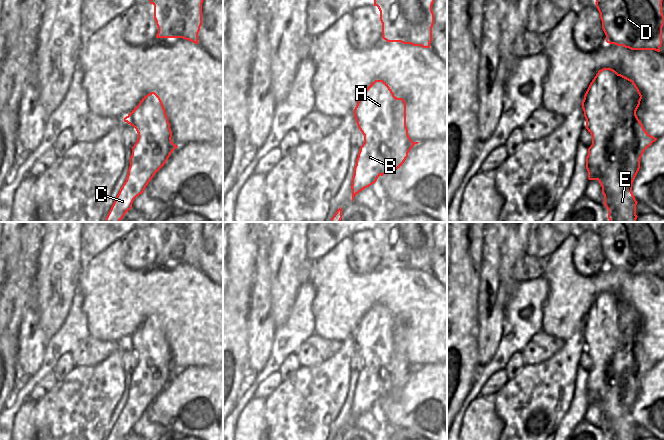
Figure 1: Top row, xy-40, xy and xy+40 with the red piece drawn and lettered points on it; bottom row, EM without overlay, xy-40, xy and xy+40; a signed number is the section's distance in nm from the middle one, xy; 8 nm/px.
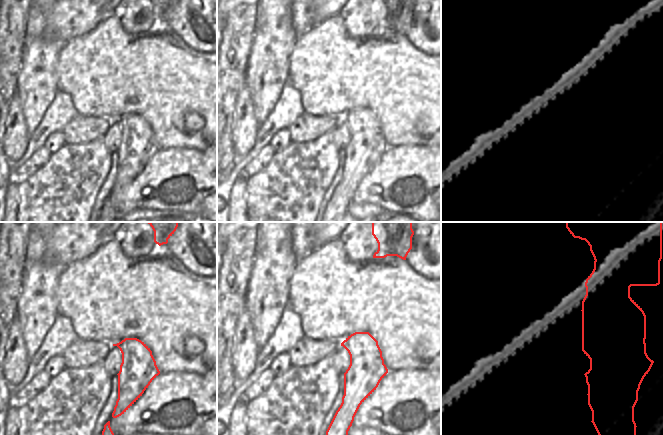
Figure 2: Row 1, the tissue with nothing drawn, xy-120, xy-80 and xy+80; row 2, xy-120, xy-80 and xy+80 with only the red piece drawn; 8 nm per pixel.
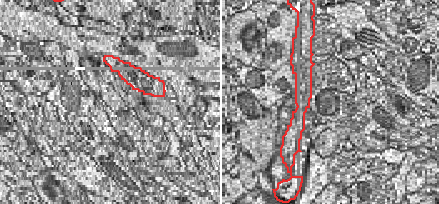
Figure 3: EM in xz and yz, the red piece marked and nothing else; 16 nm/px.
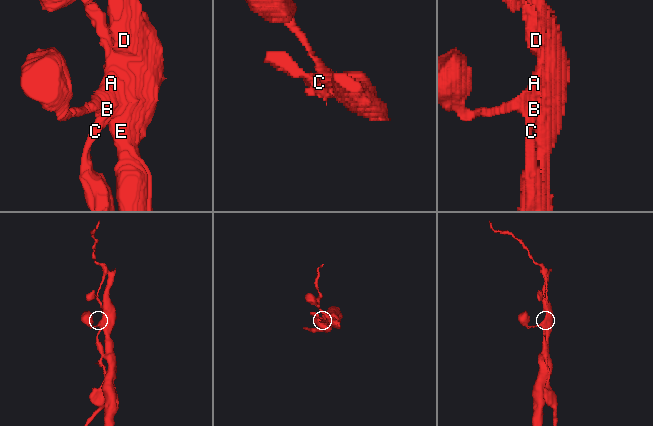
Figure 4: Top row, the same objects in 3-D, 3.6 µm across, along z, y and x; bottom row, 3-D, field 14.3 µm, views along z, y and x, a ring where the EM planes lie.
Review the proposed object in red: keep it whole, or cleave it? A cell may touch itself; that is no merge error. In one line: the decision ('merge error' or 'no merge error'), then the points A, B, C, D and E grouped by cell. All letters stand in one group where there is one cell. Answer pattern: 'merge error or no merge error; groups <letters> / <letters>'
merge error; groups A B C / D E

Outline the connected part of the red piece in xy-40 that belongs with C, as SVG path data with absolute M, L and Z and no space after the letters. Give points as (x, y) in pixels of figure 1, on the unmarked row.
M151 316L124 342L124 346L136 353L138 363L132 371L126 405L107 440L124 440L132 432L134 423L144 416L173 376L172 363L163 364L160 355L156 353L155 338L168 346L160 321Z

